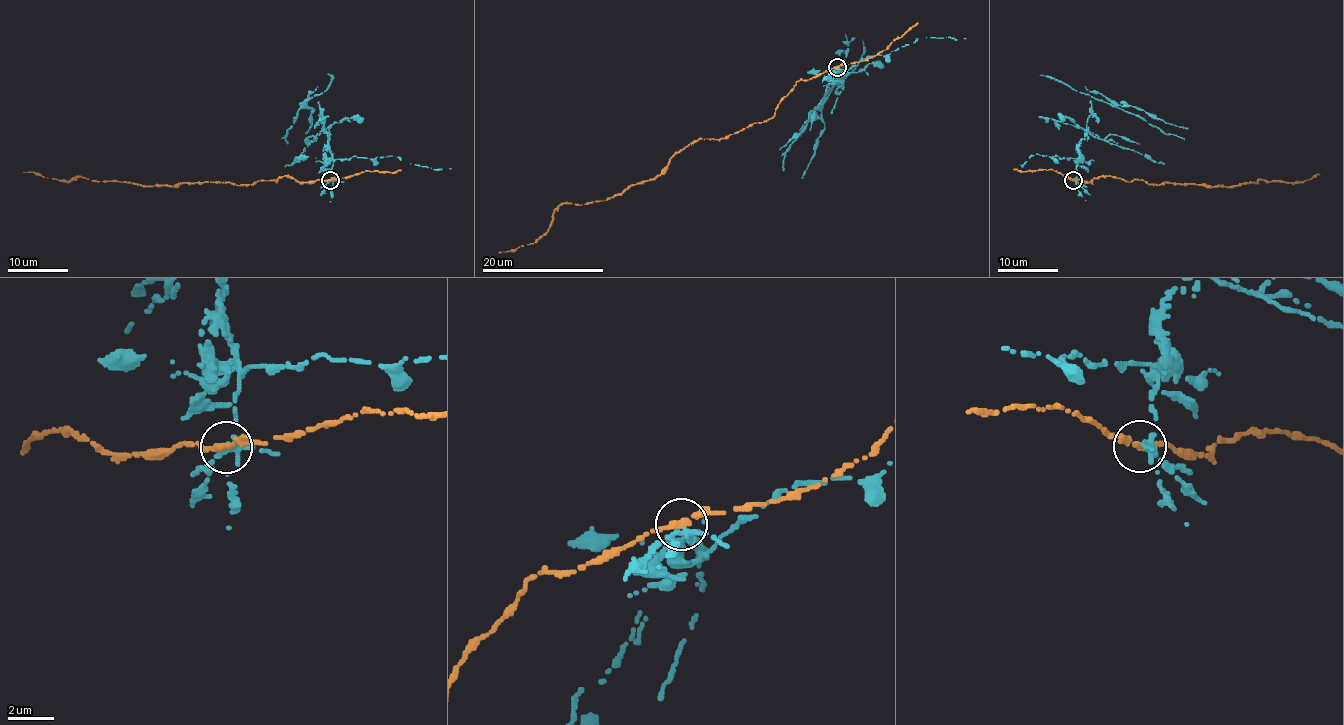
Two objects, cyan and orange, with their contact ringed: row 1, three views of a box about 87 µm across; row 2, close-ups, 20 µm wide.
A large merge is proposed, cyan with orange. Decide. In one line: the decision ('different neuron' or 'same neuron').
different neuron

